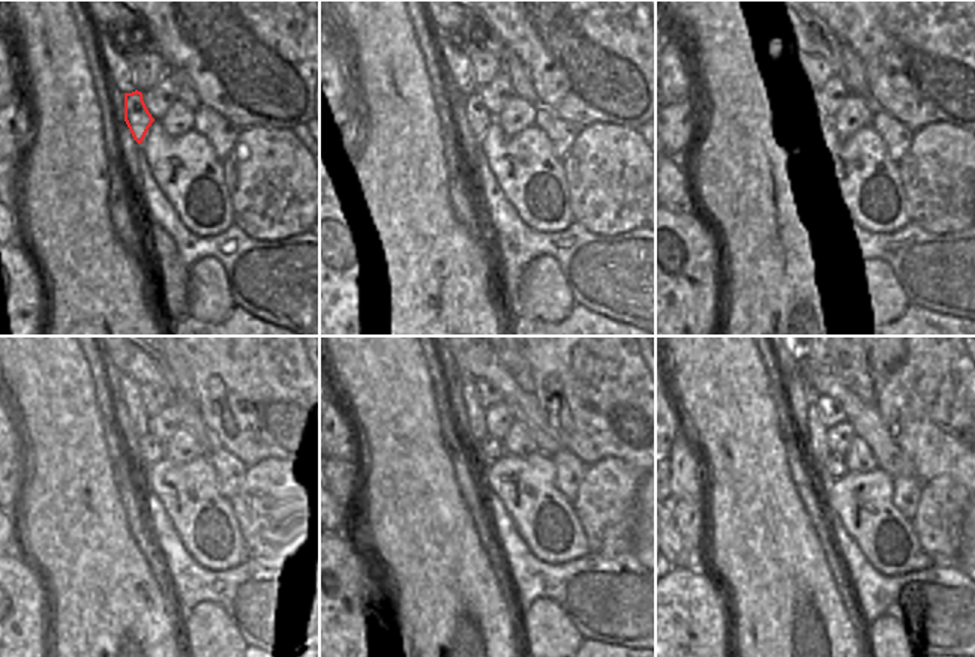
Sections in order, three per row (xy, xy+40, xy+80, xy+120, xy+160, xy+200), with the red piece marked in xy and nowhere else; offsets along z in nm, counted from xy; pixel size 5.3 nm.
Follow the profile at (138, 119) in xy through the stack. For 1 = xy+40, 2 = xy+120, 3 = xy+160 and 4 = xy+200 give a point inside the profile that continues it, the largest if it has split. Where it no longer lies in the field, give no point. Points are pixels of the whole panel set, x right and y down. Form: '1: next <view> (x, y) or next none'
1: next xy+40 (479, 119)
2: next xy+120 (149, 450)
3: next xy+160 (491, 449)
4: next xy+200 (834, 465)

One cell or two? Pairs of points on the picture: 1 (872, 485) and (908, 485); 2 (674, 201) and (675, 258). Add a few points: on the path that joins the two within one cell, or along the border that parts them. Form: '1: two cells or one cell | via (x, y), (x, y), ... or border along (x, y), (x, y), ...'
1: two cells | border along (891, 477), (891, 501), (906, 518)
2: two cells | border along (693, 210), (671, 213)

